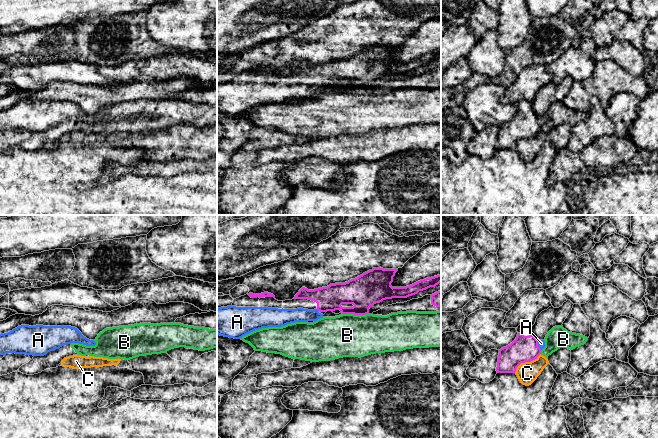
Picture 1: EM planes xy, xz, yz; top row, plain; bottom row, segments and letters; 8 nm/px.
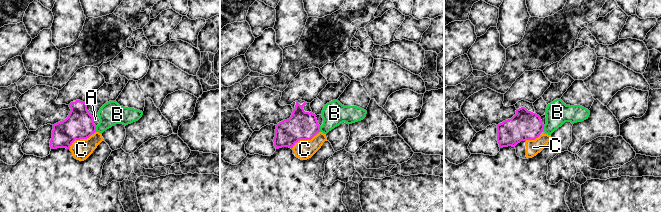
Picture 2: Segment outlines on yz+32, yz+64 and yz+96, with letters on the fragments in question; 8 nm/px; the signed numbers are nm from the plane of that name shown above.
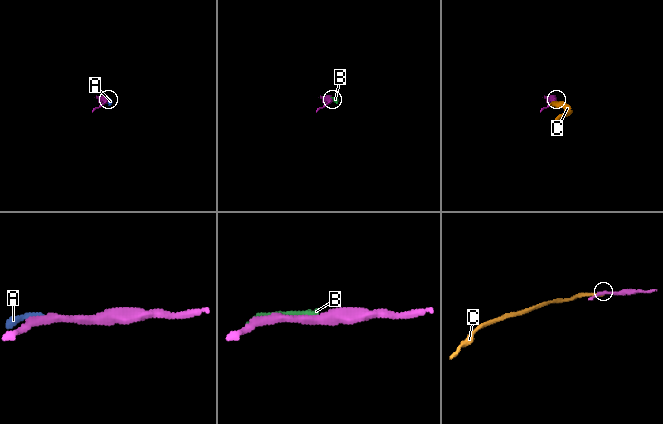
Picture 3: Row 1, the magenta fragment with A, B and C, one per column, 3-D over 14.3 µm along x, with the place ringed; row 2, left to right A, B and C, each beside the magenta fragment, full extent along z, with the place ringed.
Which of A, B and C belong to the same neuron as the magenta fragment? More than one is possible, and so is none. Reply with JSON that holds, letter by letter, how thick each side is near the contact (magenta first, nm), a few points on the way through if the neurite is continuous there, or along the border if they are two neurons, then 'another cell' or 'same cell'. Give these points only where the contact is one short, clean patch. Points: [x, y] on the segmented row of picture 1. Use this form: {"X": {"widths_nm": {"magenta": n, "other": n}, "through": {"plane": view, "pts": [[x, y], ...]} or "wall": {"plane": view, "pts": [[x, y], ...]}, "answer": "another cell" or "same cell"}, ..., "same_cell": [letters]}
{"A": {"widths_nm": {"magenta": 220, "other": 60}, "through": {"plane": "yz", "pts": [[523, 349], [537, 345], [541, 343]]}, "answer": "same cell"}, "B": {"widths_nm": {"magenta": 260, "other": 340}, "answer": "another cell"}, "C": {"widths_nm": {"magenta": 220, "other": 170}, "answer": "another cell"}, "same_cell": ["A"]}

